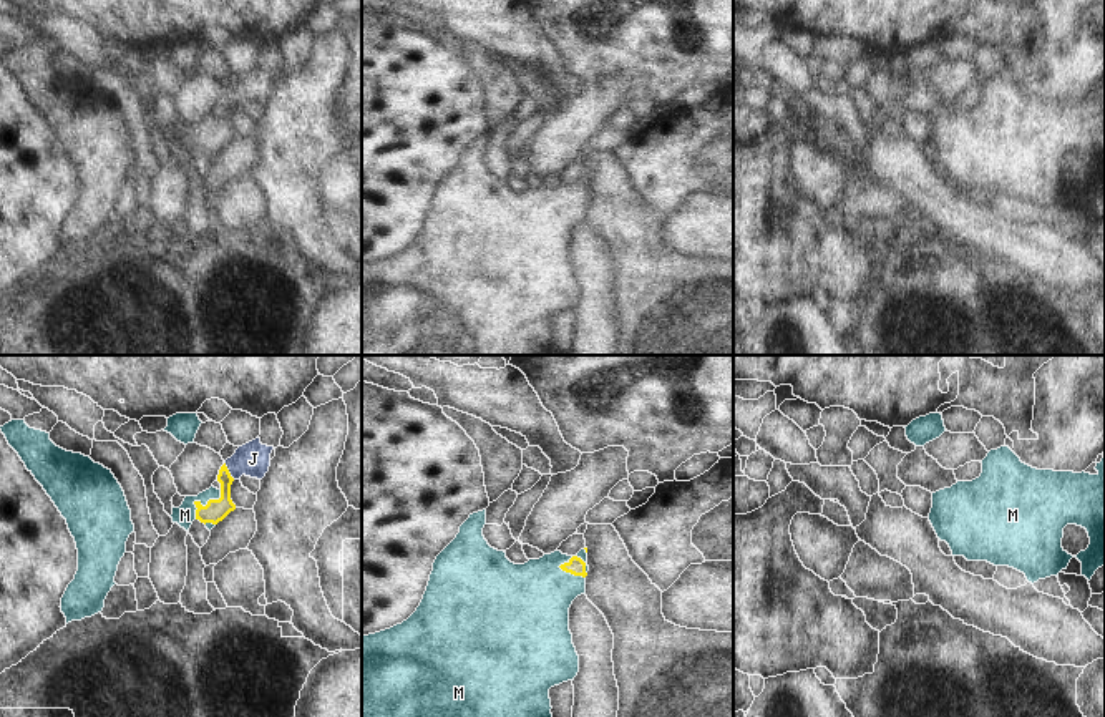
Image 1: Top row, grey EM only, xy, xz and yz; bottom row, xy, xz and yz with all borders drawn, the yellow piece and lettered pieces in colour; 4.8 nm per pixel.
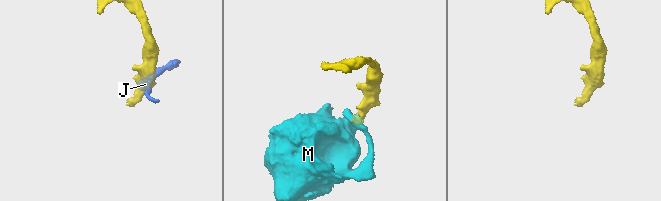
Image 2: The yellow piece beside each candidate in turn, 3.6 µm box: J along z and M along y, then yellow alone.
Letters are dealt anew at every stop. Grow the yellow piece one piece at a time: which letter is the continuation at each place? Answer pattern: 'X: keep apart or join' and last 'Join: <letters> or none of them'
J: keep apart
M: join
Join: M

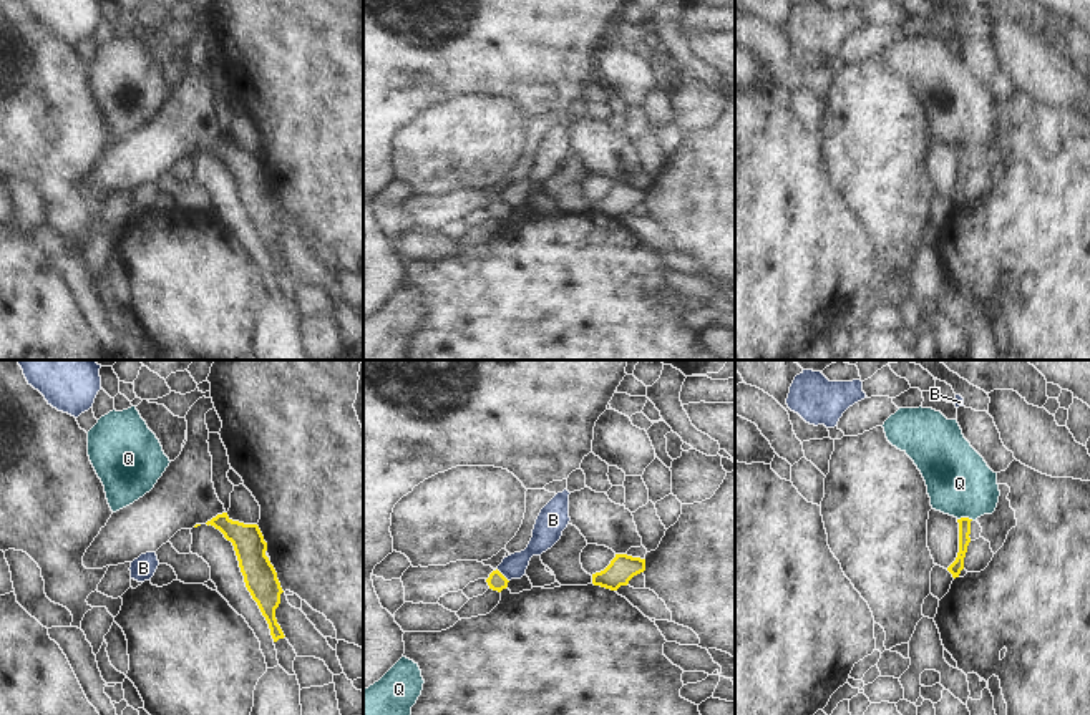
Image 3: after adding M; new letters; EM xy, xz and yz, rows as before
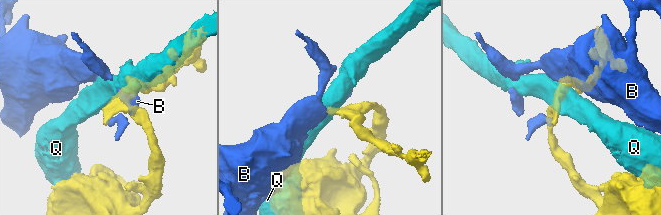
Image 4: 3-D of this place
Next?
B: keep apart
Q: keep apart
Join: none of them

